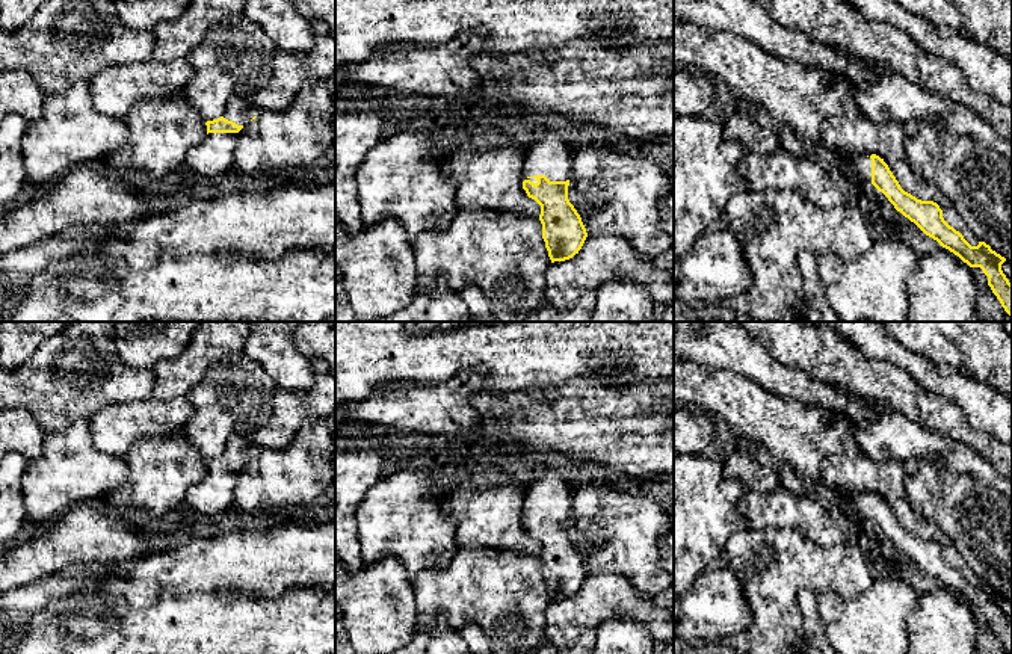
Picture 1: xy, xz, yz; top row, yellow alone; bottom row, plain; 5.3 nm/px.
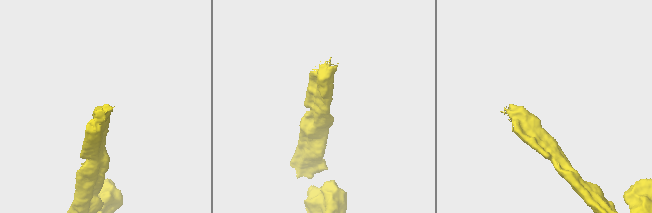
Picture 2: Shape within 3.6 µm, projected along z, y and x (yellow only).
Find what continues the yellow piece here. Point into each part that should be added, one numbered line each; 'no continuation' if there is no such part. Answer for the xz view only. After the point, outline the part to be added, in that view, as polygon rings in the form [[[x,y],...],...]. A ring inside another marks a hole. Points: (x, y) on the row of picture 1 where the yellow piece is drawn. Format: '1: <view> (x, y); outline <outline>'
1: xz (547, 154); outline [[[535,131],[526,140],[523,181],[530,180],[536,184],[536,175],[545,175],[550,181],[566,181],[571,169],[572,153],[562,140],[560,131]]]

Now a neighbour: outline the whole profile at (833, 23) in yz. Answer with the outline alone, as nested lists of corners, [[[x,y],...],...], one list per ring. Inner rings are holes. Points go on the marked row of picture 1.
[[[844,0],[752,2],[790,30],[865,63],[884,65],[918,88],[970,109],[1012,142],[1012,106],[971,89],[961,69],[927,53],[893,24],[867,20]]]

